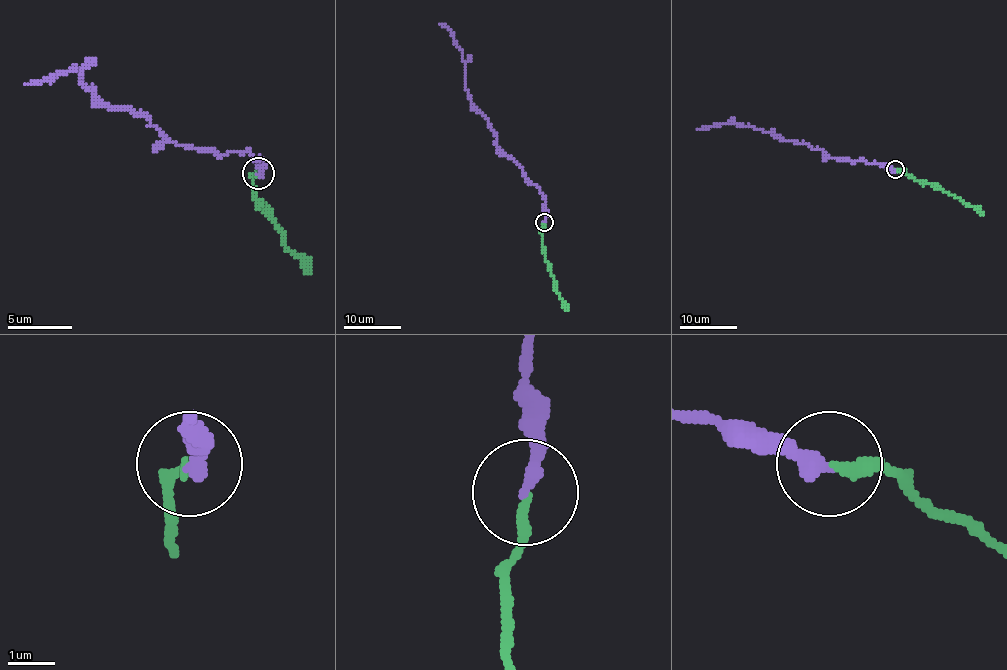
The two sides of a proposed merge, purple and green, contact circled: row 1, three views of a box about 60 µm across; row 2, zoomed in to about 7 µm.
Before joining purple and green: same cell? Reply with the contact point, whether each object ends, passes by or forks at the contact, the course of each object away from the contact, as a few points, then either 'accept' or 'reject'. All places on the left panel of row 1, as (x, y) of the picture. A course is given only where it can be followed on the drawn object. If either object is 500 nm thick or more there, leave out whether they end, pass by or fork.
at (258, 173); purple ends there; green ends there; purple runs (259, 174), (250, 151), (201, 151), (169, 142), (143, 113), (108, 106), (82, 84), (76, 68), (24, 84); green runs (259, 174), (253, 193), (282, 228), (282, 241), (311, 273); accept

